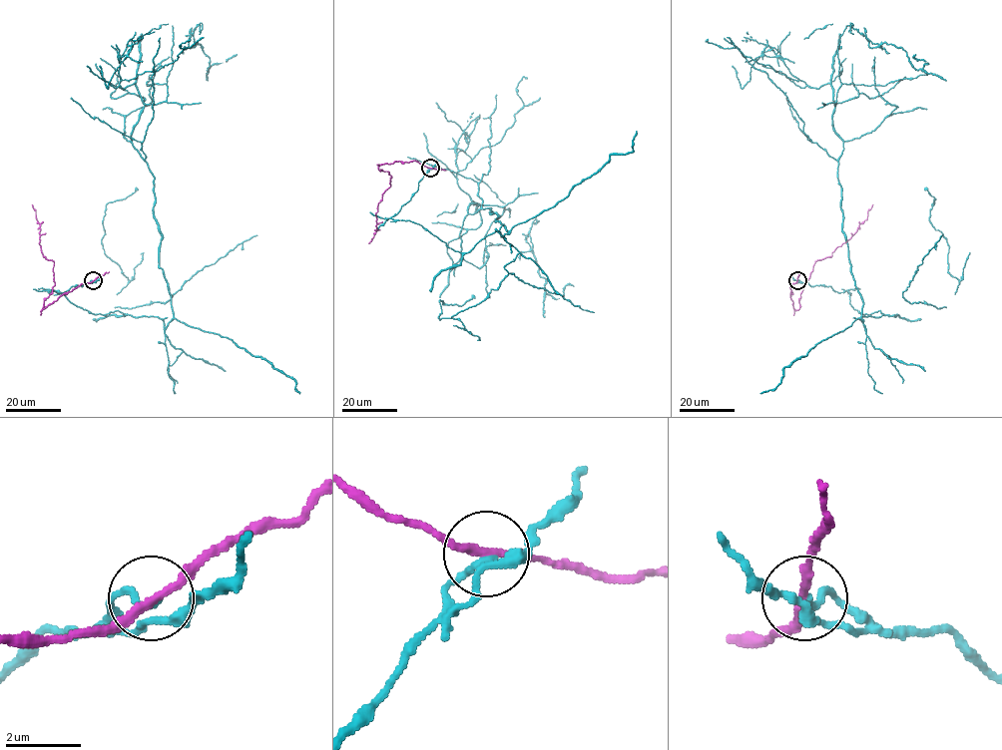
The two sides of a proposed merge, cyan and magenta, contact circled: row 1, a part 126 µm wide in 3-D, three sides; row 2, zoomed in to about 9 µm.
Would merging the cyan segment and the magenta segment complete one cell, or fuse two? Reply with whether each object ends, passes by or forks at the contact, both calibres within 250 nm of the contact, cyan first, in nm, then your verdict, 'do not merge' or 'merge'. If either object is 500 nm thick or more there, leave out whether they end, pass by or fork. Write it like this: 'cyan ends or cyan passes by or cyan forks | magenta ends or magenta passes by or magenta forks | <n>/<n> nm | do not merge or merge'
cyan ends | magenta passes by | 190/200 nm | do not merge

